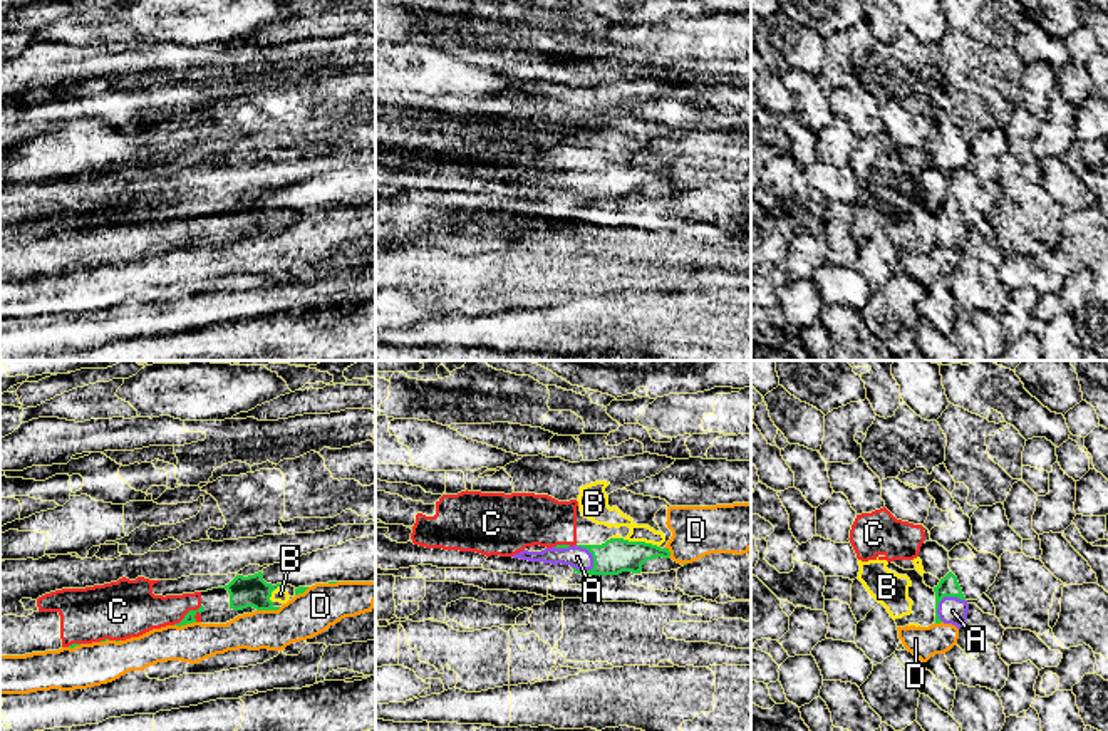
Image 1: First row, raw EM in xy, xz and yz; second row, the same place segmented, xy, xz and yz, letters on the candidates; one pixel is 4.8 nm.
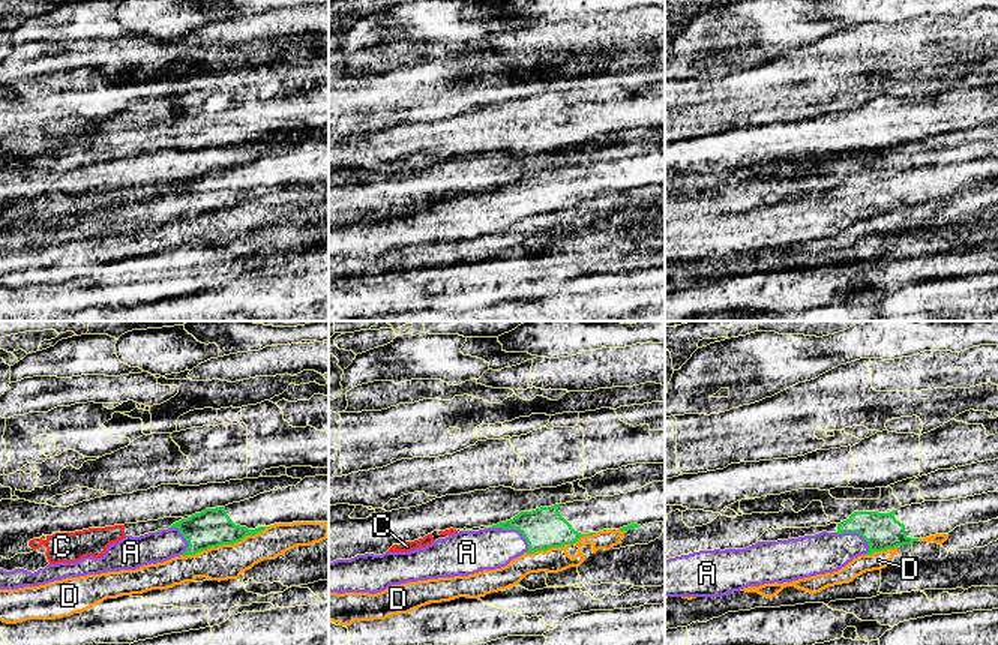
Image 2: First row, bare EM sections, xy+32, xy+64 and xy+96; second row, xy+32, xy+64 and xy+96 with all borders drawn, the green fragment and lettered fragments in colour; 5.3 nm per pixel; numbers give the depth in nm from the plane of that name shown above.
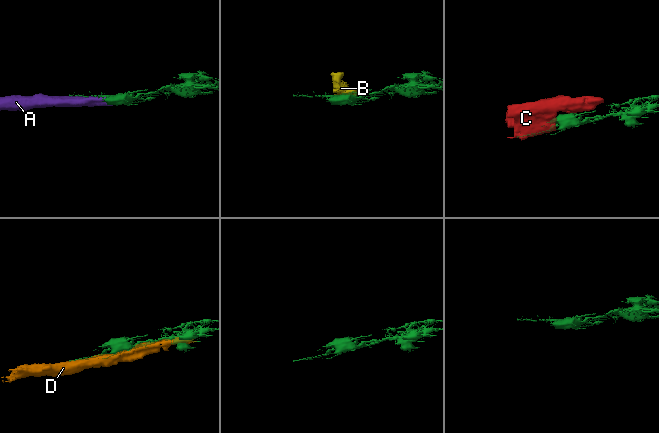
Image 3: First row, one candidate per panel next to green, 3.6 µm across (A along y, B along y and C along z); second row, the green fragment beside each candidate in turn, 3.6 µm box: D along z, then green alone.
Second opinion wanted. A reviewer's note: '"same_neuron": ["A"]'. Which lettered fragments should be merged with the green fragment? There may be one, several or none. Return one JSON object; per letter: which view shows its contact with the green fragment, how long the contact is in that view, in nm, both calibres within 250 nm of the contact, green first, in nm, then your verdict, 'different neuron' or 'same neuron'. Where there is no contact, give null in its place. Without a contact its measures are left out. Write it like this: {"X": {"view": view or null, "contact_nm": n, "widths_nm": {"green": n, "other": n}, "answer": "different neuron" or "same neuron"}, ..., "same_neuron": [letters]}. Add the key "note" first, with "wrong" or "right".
{"note": "right", "A": {"view": "xz", "contact_nm": 150, "widths_nm": {"green": 170, "other": 110}, "answer": "same neuron"}, "B": {"view": "xz", "contact_nm": 240, "widths_nm": {"green": 170, "other": 130}, "answer": "different neuron"}, "C": {"view": "xy", "contact_nm": 170, "widths_nm": {"green": 50, "other": 240}, "answer": "different neuron"}, "D": {"view": "xy", "contact_nm": 120, "widths_nm": {"green": 150, "other": 220}, "answer": "different neuron"}, "same_neuron": ["A"]}

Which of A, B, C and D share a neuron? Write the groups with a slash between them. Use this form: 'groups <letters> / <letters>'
groups A / B C / D

